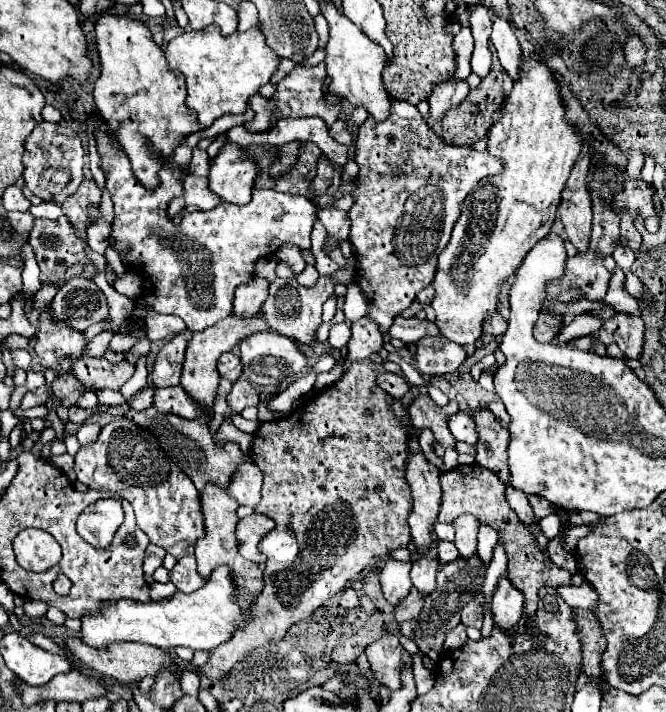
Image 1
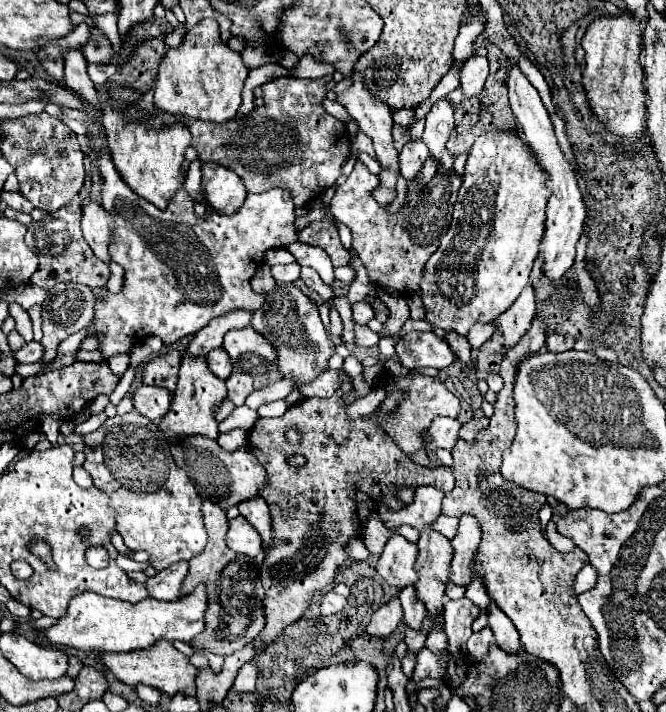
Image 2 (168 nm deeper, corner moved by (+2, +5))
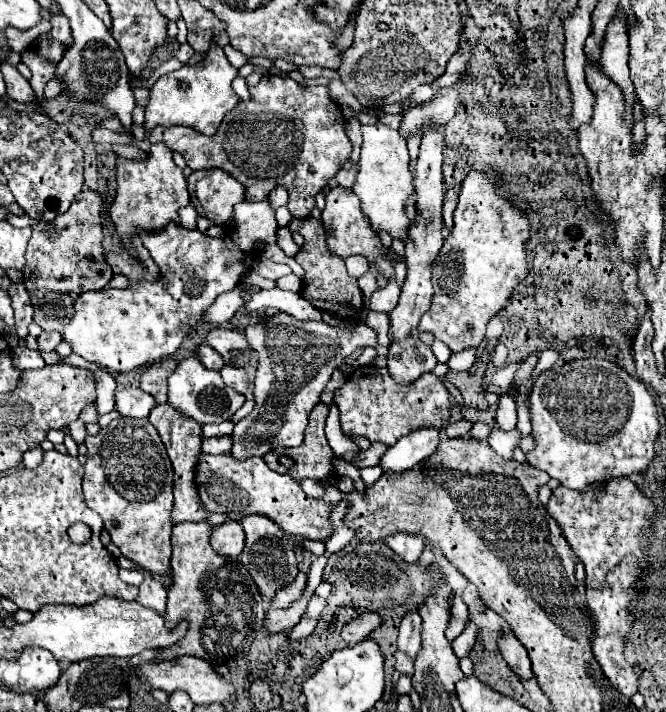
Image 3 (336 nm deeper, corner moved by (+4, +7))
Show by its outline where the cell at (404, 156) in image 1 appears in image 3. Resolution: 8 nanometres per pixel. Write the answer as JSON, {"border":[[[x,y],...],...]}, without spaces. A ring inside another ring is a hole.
{"border":[[[330,188],[330,192],[326,194],[326,208],[322,210],[322,222],[324,228],[328,232],[326,244],[328,244],[328,252],[334,252],[334,256],[340,258],[348,258],[354,254],[360,254],[364,258],[368,258],[370,264],[374,264],[362,278],[358,278],[360,290],[364,294],[364,300],[368,300],[372,296],[372,292],[378,288],[376,286],[376,274],[384,272],[386,278],[390,278],[390,274],[394,274],[394,264],[398,260],[398,256],[394,254],[394,250],[386,250],[380,242],[380,236],[376,232],[372,232],[368,220],[364,220],[364,214],[360,210],[360,200],[354,196],[354,192],[350,192],[348,188]],[[386,256],[392,256],[392,260],[388,260]]]}

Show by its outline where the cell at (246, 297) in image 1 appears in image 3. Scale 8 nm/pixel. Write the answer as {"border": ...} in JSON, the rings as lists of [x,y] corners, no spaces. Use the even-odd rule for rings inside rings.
{"border":[[[196,354],[182,360],[176,366],[174,374],[168,378],[168,404],[172,404],[172,408],[180,412],[180,416],[192,418],[198,424],[220,424],[232,420],[234,412],[244,404],[244,400],[244,394],[236,392],[234,388],[228,388],[222,382],[222,376],[214,370],[208,370]]]}

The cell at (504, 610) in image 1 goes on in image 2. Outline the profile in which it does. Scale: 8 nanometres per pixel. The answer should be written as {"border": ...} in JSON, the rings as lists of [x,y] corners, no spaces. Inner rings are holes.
{"border":[[[490,604],[490,608],[488,608],[488,626],[492,628],[496,644],[502,650],[506,650],[506,652],[520,650],[518,630],[514,630],[514,624],[510,622],[510,618],[506,618],[506,614],[502,614],[502,610],[498,610],[498,606],[494,606],[494,604]]]}

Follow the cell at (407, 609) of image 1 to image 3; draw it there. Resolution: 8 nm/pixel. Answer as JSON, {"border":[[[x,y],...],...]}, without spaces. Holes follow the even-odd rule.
{"border":[[[376,612],[360,614],[358,618],[354,618],[354,620],[350,620],[348,624],[344,624],[344,628],[342,628],[342,632],[340,632],[340,638],[342,638],[348,646],[354,646],[354,644],[358,644],[360,640],[368,638],[380,624],[382,624],[380,614],[376,614]]]}

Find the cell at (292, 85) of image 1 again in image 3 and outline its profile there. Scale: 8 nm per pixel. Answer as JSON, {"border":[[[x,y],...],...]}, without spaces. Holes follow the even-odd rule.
{"border":[[[264,76],[256,86],[250,88],[250,100],[240,102],[228,116],[224,116],[216,136],[204,136],[194,132],[186,126],[156,126],[148,132],[150,142],[164,142],[170,150],[180,152],[186,164],[192,170],[206,170],[206,168],[220,168],[232,174],[244,188],[246,200],[260,202],[268,198],[268,194],[276,188],[276,184],[288,190],[288,204],[286,208],[294,218],[308,218],[312,208],[316,206],[316,194],[328,186],[330,178],[338,174],[342,162],[352,152],[352,142],[344,130],[344,116],[340,108],[330,100],[326,86],[306,86],[302,88],[292,78],[282,76]]]}

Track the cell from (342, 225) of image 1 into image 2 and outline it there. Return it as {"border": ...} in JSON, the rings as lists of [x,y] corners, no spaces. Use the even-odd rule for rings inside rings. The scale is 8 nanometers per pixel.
{"border":[[[334,220],[310,222],[306,228],[298,232],[298,240],[304,244],[320,246],[328,252],[334,266],[346,266],[350,260],[350,252],[342,246],[338,238],[338,224]]]}

